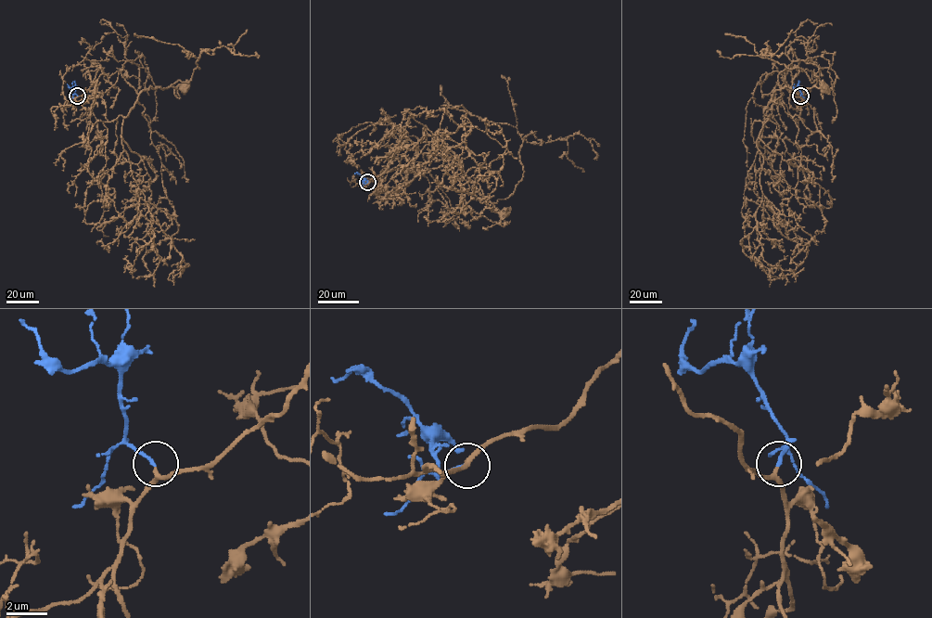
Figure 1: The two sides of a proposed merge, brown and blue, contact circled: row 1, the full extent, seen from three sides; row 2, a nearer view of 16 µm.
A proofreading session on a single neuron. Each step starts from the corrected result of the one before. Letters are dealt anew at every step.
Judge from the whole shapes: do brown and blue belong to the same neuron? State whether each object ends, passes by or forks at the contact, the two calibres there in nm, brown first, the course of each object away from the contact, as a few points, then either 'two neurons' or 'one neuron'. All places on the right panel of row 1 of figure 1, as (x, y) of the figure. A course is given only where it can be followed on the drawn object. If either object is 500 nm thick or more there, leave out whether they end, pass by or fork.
brown passes by | blue ends | 190/170 nm | brown via (800, 96), (774, 66), (772, 100), (786, 86), (816, 86), (823, 97), (823, 86) | blue via (800, 95), (794, 83) | one neuron

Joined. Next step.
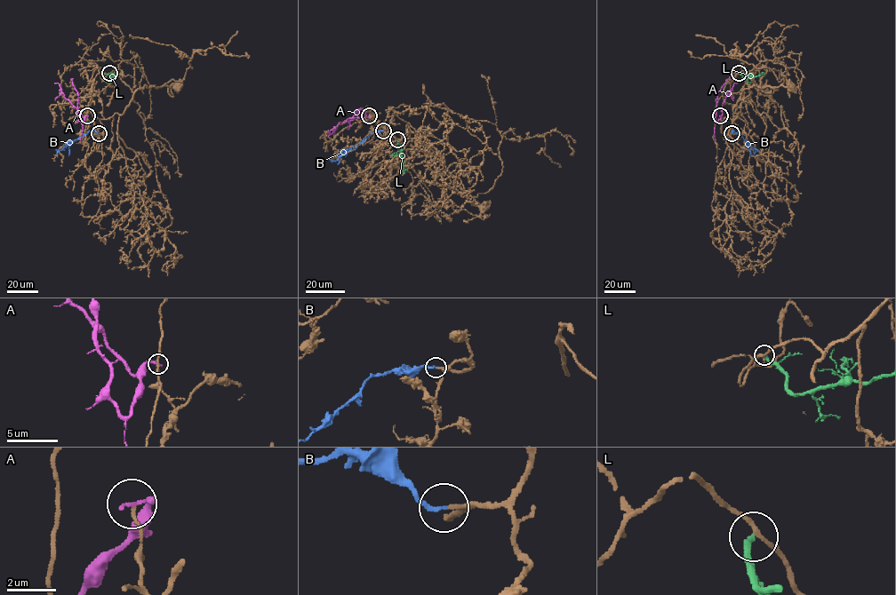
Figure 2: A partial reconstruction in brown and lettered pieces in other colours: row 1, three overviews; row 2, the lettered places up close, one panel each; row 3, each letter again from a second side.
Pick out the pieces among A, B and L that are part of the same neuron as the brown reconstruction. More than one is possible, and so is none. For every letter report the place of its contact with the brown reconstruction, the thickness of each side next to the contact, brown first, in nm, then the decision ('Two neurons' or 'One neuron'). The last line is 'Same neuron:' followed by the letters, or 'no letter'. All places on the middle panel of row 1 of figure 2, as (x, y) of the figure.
A: Touches brown at (369, 115). Thickness 130 nm (brown) against 150 nm. Two neurons
B: Touches brown at (383, 130). Thickness 160 nm (brown) against 170 nm. One neuron
L: Touches brown at (397, 139). Thickness 170 nm (brown) against 240 nm. Two neurons
Same neuron: B

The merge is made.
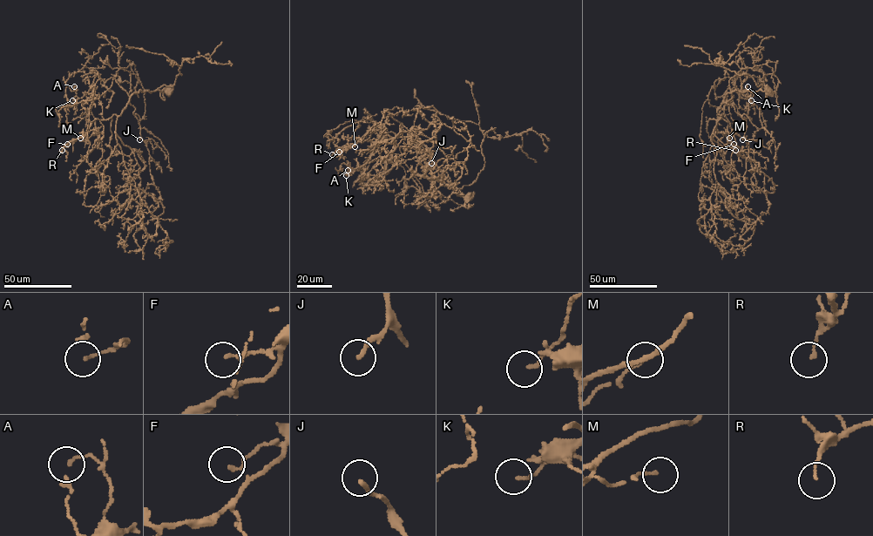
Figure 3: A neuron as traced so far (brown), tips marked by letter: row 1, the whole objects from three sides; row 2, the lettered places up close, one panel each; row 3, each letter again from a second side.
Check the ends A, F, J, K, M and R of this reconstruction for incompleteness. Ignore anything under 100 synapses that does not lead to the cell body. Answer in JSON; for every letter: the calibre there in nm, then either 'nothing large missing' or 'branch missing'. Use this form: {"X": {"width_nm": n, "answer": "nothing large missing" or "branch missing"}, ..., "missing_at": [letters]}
{"A": {"width_nm": 80, "answer": "nothing large missing"}, "F": {"width_nm": 130, "answer": "nothing large missing"}, "J": {"width_nm": 170, "answer": "branch missing"}, "K": {"width_nm": 130, "answer": "nothing large missing"}, "M": {"width_nm": 120, "answer": "nothing large missing"}, "R": {"width_nm": 110, "answer": "nothing large missing"}, "missing_at": ["J"]}

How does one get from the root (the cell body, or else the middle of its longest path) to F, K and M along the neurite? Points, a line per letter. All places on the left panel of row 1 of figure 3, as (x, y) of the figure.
F: (167, 90), (164, 99), (159, 90), (134, 92), (120, 115), (100, 120), (102, 132), (67, 144)
K: (167, 90), (164, 99), (162, 91), (139, 90), (129, 102), (113, 77), (104, 83), (98, 72), (72, 100)
M: (167, 90), (164, 99), (159, 90), (134, 92), (120, 115), (100, 120), (102, 132), (80, 138)

